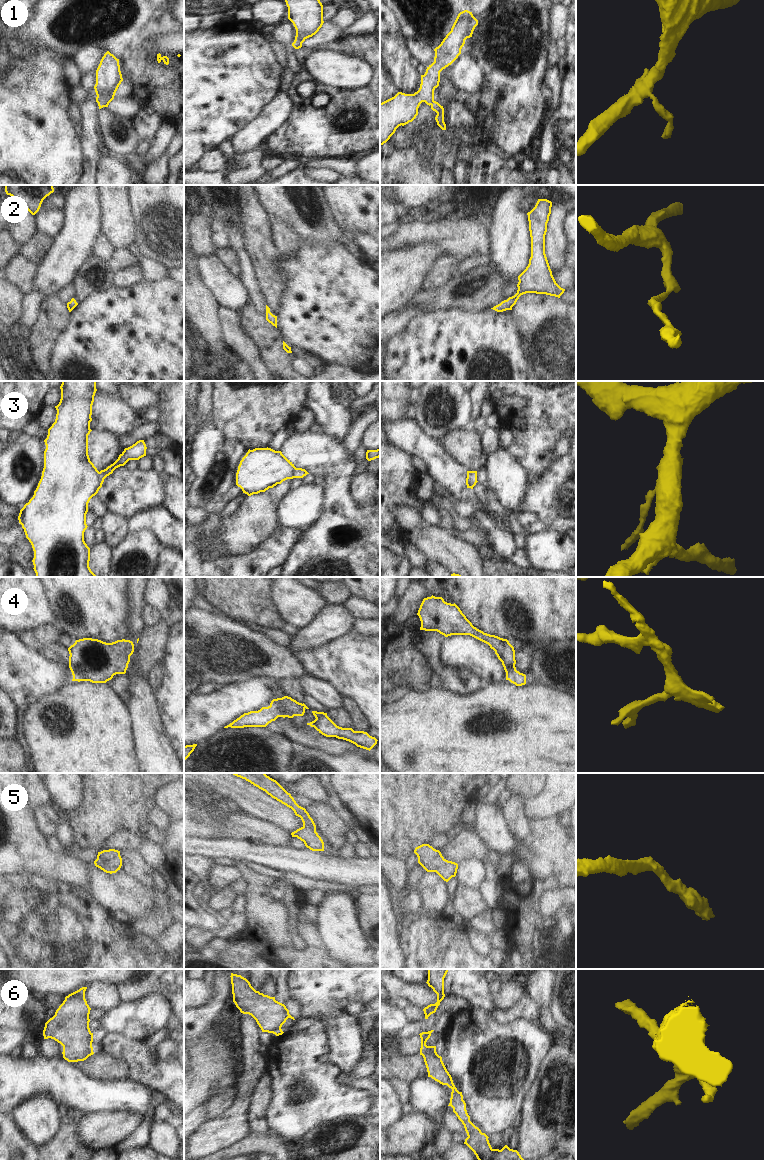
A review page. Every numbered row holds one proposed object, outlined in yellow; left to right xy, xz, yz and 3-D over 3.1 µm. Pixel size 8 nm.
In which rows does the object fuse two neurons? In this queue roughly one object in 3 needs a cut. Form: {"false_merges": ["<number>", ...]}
{"false_merges": ["6"]}

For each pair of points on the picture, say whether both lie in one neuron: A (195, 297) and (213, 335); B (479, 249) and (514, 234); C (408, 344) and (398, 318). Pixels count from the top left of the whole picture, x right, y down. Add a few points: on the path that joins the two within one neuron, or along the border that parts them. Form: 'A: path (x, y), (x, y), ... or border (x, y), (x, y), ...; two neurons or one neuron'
A: path (195, 306), (199, 310), (205, 326); one neuron
B: border (490, 226), (491, 255), (488, 259); two neurons
C: border (421, 314), (414, 317), (390, 340); two neurons

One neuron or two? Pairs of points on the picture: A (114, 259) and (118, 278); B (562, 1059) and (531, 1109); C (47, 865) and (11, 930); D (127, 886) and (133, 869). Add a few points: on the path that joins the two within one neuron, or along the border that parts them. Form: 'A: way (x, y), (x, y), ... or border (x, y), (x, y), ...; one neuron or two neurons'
A: border (137, 263), (131, 263), (113, 273); two neurons
B: way (561, 1072), (536, 1096); one neuron
C: border (19, 873), (35, 873), (64, 883); two neurons
D: border (119, 870), (135, 878), (150, 890); two neurons

